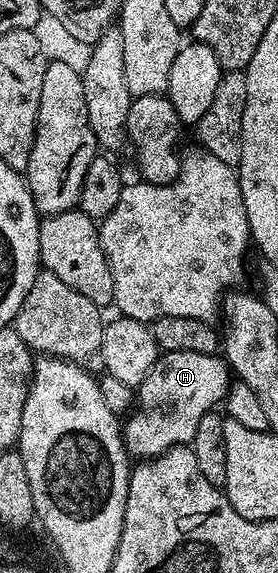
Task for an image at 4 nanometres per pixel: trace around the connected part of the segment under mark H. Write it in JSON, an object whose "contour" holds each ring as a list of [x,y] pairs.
{"contour":[[[171,351],[161,353],[157,362],[147,371],[140,385],[135,389],[135,404],[123,421],[125,451],[130,458],[148,459],[165,452],[172,445],[189,445],[195,435],[195,427],[199,427],[199,419],[203,415],[214,412],[229,394],[231,370],[224,356],[212,353],[199,355],[199,351]]]}

